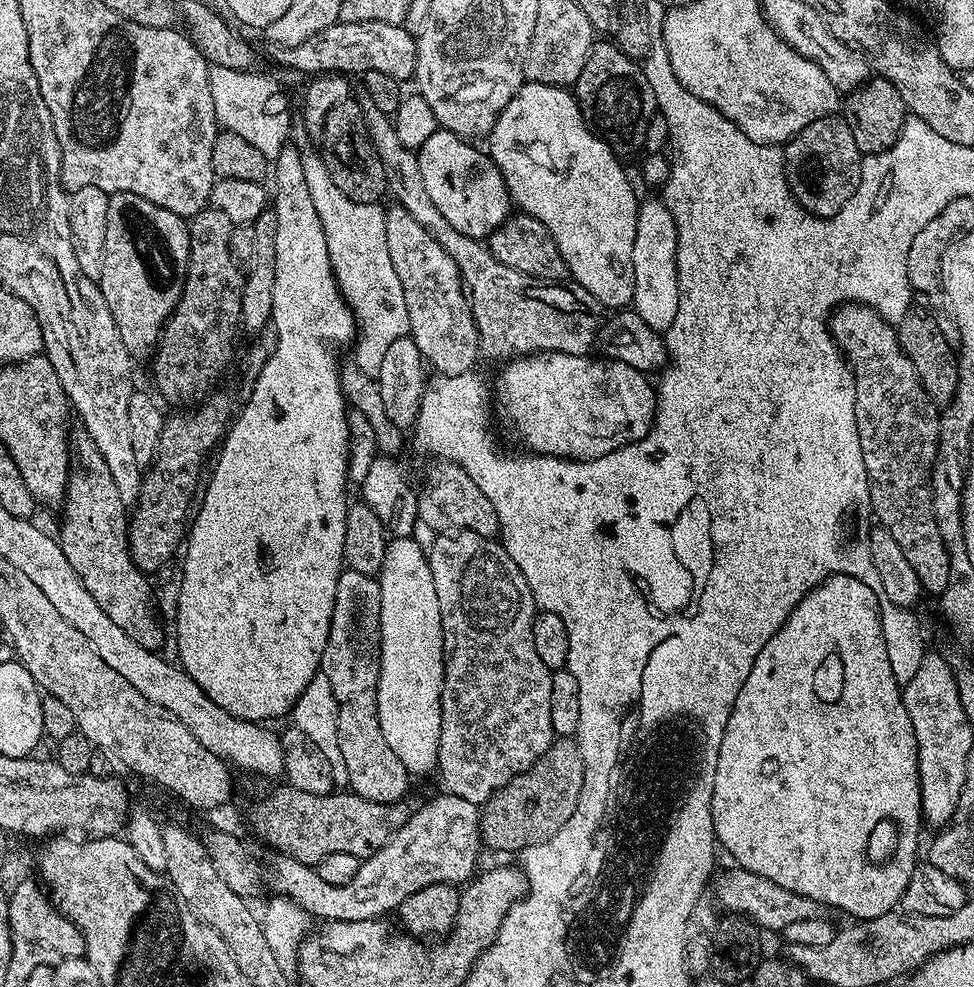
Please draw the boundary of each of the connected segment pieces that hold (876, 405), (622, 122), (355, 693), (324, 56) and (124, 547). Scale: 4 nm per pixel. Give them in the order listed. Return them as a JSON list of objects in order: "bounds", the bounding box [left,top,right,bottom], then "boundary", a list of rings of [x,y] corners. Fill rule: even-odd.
[{"bounds":[830,303,950,594],"boundary":[[[851,303],[837,307],[830,316],[830,331],[832,339],[836,341],[841,353],[846,357],[846,363],[852,369],[852,381],[854,382],[854,418],[858,422],[858,442],[862,446],[862,462],[866,466],[866,478],[868,479],[868,491],[866,500],[872,503],[872,512],[876,515],[875,523],[888,531],[890,538],[902,546],[902,554],[906,554],[906,562],[918,574],[918,582],[925,593],[939,594],[946,590],[946,581],[950,575],[950,558],[946,554],[946,546],[942,542],[942,534],[938,534],[938,522],[934,522],[934,510],[932,509],[932,463],[936,457],[936,447],[938,446],[938,434],[940,433],[940,412],[937,405],[926,394],[918,374],[914,370],[914,362],[906,358],[906,354],[900,345],[900,338],[897,329],[889,324],[883,316],[877,314],[872,308],[865,304]]]},{"bounds":[574,39,657,154],"boundary":[[[597,39],[588,51],[586,66],[582,66],[582,74],[578,74],[574,85],[574,95],[589,128],[617,153],[625,154],[643,142],[652,116],[654,120],[657,115],[656,103],[643,67],[628,57],[617,43],[608,40]]]},{"bounds":[320,568,410,804],"boundary":[[[348,568],[341,571],[334,590],[334,614],[326,650],[322,650],[320,671],[330,678],[338,706],[338,746],[346,762],[347,787],[357,796],[379,804],[395,804],[405,799],[410,774],[398,762],[394,750],[382,734],[378,722],[378,686],[380,685],[380,581],[376,576],[358,574]]]},{"bounds":[278,22,416,82],"boundary":[[[339,22],[330,25],[326,30],[314,34],[314,38],[306,38],[302,46],[281,48],[278,55],[288,68],[307,74],[363,74],[370,70],[378,70],[378,74],[390,74],[390,78],[401,82],[411,81],[416,74],[416,37],[403,24],[390,22]]]},{"bounds":[58,430,164,650],"boundary":[[[83,430],[77,432],[77,436],[75,433],[68,441],[68,485],[66,486],[66,494],[62,505],[64,517],[60,520],[60,532],[58,531],[62,554],[66,554],[66,562],[70,562],[70,566],[74,566],[74,574],[78,574],[78,578],[82,578],[82,586],[86,586],[86,590],[90,590],[94,602],[98,602],[98,606],[102,606],[102,610],[106,610],[106,618],[111,618],[116,625],[122,626],[122,630],[126,630],[126,634],[130,634],[130,638],[134,638],[134,642],[138,642],[138,646],[153,650],[163,649],[164,632],[160,629],[159,622],[156,621],[156,608],[152,605],[152,584],[148,581],[151,579],[141,572],[138,565],[132,561],[132,555],[128,549],[129,517],[126,515],[126,506],[122,502],[122,497],[118,494],[118,486],[114,486],[114,478],[110,478],[110,470],[106,467],[106,458],[102,458],[102,454],[98,452],[98,446],[94,446],[94,442],[88,437],[87,432]]]}]

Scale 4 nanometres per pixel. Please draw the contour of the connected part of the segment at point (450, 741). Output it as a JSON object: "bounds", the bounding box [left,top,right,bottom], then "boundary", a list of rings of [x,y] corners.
{"bounds":[428,531,554,806],"boundary":[[[451,531],[447,534],[437,535],[433,548],[429,550],[428,561],[430,570],[434,574],[434,594],[438,594],[438,606],[442,618],[442,634],[444,635],[444,681],[442,682],[442,694],[440,695],[440,737],[438,738],[438,758],[436,768],[440,772],[440,780],[444,783],[443,791],[449,796],[466,798],[466,802],[483,806],[510,778],[522,774],[534,761],[537,760],[546,749],[552,747],[554,733],[550,722],[550,686],[552,685],[553,669],[538,658],[538,650],[534,650],[534,634],[532,623],[537,614],[537,606],[530,594],[530,586],[526,578],[522,578],[522,570],[506,554],[504,545],[499,539],[474,534],[473,532]]]}

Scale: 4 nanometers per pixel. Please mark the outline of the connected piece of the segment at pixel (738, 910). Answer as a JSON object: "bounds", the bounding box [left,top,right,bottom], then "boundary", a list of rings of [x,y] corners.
{"bounds":[714,867,825,934],"boundary":[[[731,867],[725,870],[724,876],[715,877],[717,880],[714,900],[721,909],[724,907],[725,913],[747,916],[765,933],[776,932],[776,934],[783,933],[784,928],[794,922],[807,922],[809,918],[825,919],[824,905],[814,902],[814,898],[806,898],[806,894],[786,890],[786,886],[778,886],[778,882],[770,882],[770,878],[762,878],[745,868]]]}

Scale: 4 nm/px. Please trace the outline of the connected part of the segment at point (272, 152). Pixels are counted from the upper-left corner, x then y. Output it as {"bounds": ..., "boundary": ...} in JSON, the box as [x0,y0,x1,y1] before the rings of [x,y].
{"bounds":[208,64,294,158],"boundary":[[[212,64],[208,70],[210,98],[214,98],[216,123],[225,132],[239,134],[252,143],[262,155],[274,158],[289,143],[294,127],[292,112],[288,109],[288,96],[272,76],[257,70],[230,70]]]}

